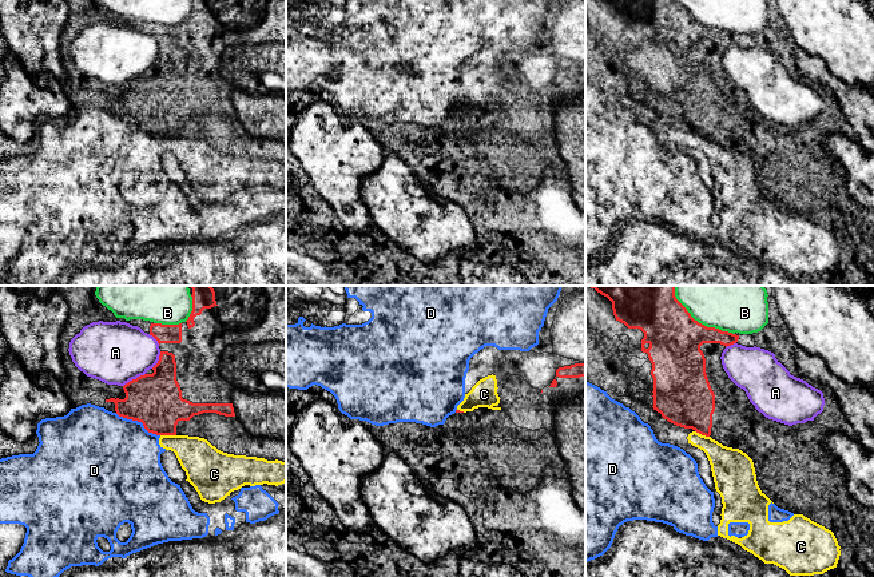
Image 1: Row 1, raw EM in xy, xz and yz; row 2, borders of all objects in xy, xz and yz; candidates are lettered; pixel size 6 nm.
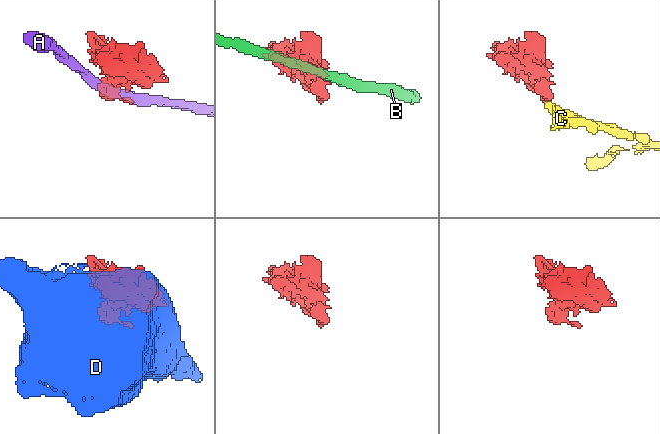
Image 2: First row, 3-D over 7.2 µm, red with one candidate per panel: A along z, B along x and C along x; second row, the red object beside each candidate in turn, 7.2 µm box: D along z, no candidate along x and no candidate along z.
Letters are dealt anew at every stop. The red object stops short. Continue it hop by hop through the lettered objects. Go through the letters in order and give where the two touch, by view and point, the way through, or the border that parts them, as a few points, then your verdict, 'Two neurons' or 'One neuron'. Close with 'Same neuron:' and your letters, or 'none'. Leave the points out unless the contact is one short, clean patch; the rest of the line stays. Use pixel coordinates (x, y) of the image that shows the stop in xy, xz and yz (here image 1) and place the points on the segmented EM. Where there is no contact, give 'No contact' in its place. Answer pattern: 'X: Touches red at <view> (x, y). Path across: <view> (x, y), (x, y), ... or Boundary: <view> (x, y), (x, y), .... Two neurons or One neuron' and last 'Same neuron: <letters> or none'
A: Touches red at xy (134, 379). Two neurons
B: Touches red at yz (696, 321). Two neurons
C: Touches red at xy (169, 434). Boundary: xy (161, 434), (175, 436). Two neurons
D: Touches red at xy (138, 421). Two neurons
Same neuron: none

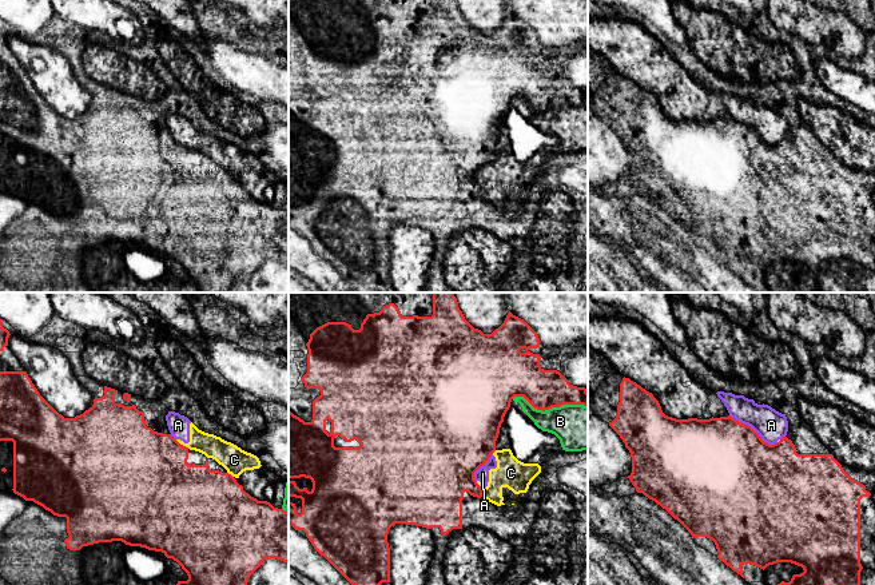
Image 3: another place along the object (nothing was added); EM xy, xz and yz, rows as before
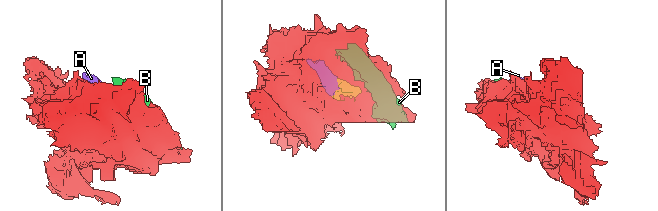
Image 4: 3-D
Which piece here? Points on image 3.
A: Touches red at yz (754, 430). Two neurons
B: Touches red at xz (549, 408). Two neurons
C: Touches red at xz (481, 489). Two neurons
Same neuron: none

